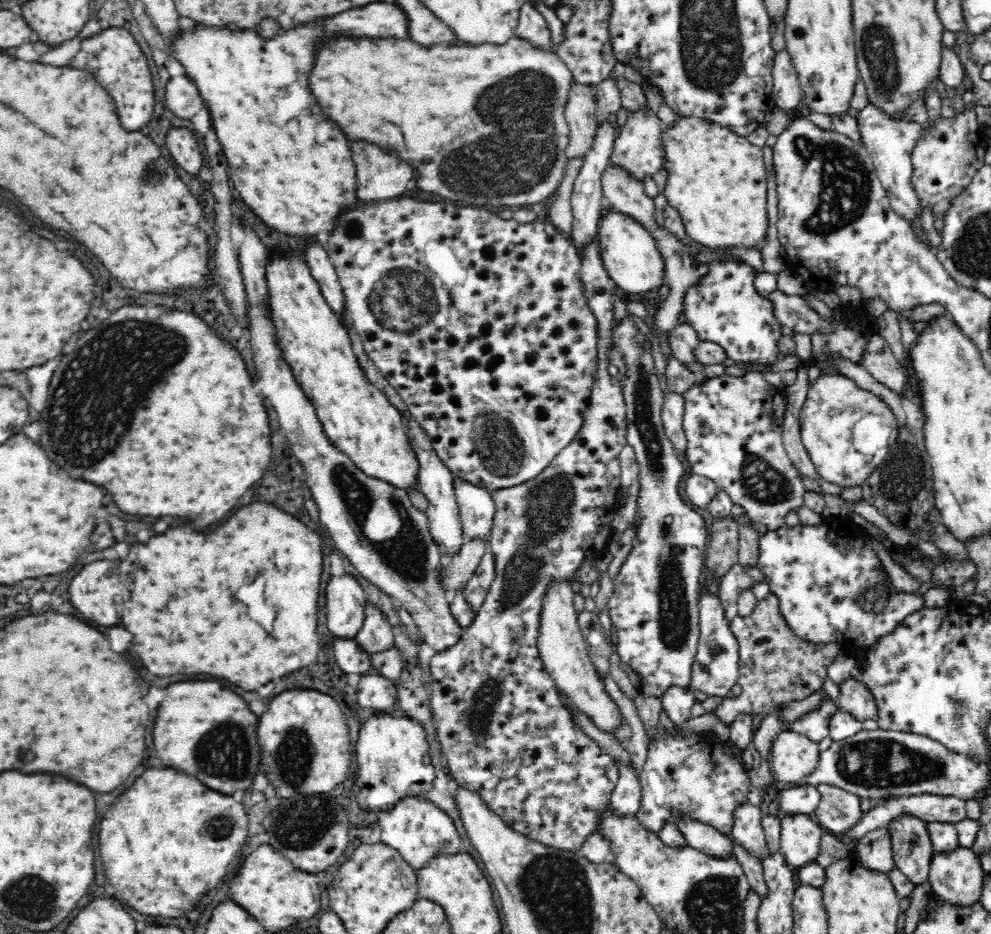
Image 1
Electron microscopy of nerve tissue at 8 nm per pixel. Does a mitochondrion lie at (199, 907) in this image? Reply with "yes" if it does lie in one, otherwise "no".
no

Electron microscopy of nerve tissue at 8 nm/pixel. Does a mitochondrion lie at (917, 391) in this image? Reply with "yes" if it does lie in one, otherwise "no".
no

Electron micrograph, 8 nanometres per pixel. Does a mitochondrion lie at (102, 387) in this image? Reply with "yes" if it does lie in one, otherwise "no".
yes

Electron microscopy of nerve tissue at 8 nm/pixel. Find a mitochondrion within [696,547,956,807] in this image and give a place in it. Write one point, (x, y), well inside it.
(874, 763)

